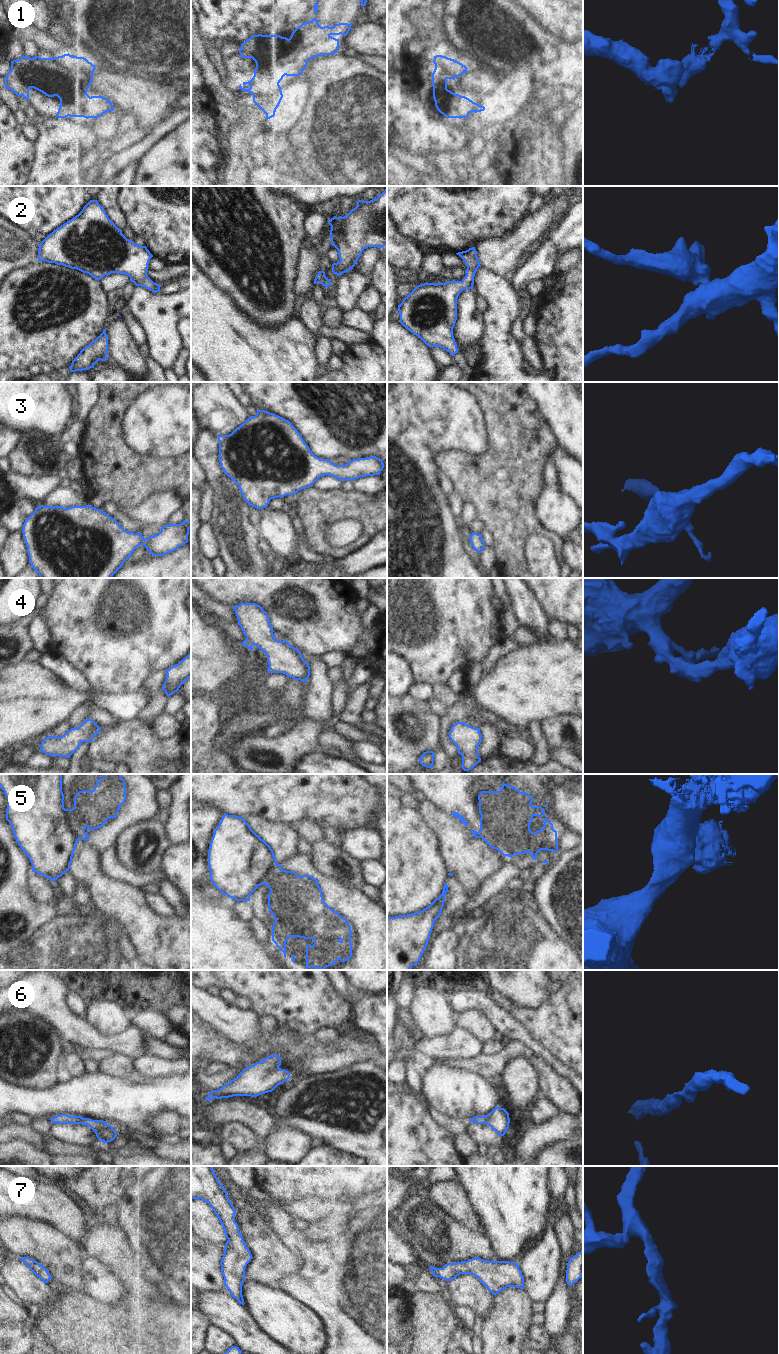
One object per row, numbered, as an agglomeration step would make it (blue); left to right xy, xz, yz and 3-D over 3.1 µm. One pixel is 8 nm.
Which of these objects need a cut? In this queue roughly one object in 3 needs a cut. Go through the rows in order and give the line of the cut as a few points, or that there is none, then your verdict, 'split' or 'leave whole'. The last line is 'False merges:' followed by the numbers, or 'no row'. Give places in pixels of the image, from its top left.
1: no cut; leave whole
2: no cut; leave whole
3: no cut; leave whole
4: no cut; leave whole
5: cut in yz along (482, 813), (493, 813), (496, 816), (500, 828), (499, 838); split
6: no cut; leave whole
7: no cut; leave whole
False merges: 5

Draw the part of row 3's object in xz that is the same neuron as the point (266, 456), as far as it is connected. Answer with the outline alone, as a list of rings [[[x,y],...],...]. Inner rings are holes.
[[[257,410],[257,413],[255,416],[249,417],[243,424],[241,424],[239,427],[237,427],[231,434],[229,434],[229,435],[217,435],[217,439],[219,441],[219,462],[221,464],[221,468],[223,469],[224,473],[228,477],[230,477],[231,480],[234,481],[236,485],[239,486],[239,489],[240,489],[240,492],[243,496],[243,499],[248,503],[248,505],[255,507],[256,509],[266,508],[271,499],[278,498],[278,497],[283,498],[286,495],[295,495],[298,491],[300,491],[302,489],[312,487],[313,484],[320,477],[325,476],[325,475],[336,477],[337,479],[339,479],[341,481],[345,481],[345,480],[353,481],[353,480],[358,479],[360,477],[380,475],[381,471],[384,468],[383,460],[376,457],[376,456],[353,459],[353,460],[350,460],[345,465],[335,465],[334,463],[331,462],[331,460],[320,459],[319,457],[315,456],[311,452],[309,446],[305,443],[301,434],[297,431],[297,429],[292,425],[292,423],[290,421],[288,421],[288,420],[286,420],[278,415],[275,415],[273,413],[267,412],[265,410]]]

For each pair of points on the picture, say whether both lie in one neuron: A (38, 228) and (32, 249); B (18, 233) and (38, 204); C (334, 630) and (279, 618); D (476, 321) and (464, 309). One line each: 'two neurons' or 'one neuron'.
A: two neurons
B: two neurons
C: one neuron
D: one neuron

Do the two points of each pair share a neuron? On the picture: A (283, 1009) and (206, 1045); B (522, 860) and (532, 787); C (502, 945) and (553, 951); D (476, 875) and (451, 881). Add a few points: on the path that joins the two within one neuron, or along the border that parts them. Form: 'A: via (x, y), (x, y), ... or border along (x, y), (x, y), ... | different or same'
A: border along (278, 1024), (290, 1027), (299, 1034) | different
B: via (526, 842), (527, 805) | same
C: via (515, 954), (540, 954) | same
D: border along (453, 875), (467, 891), (476, 891), (479, 888) | different

